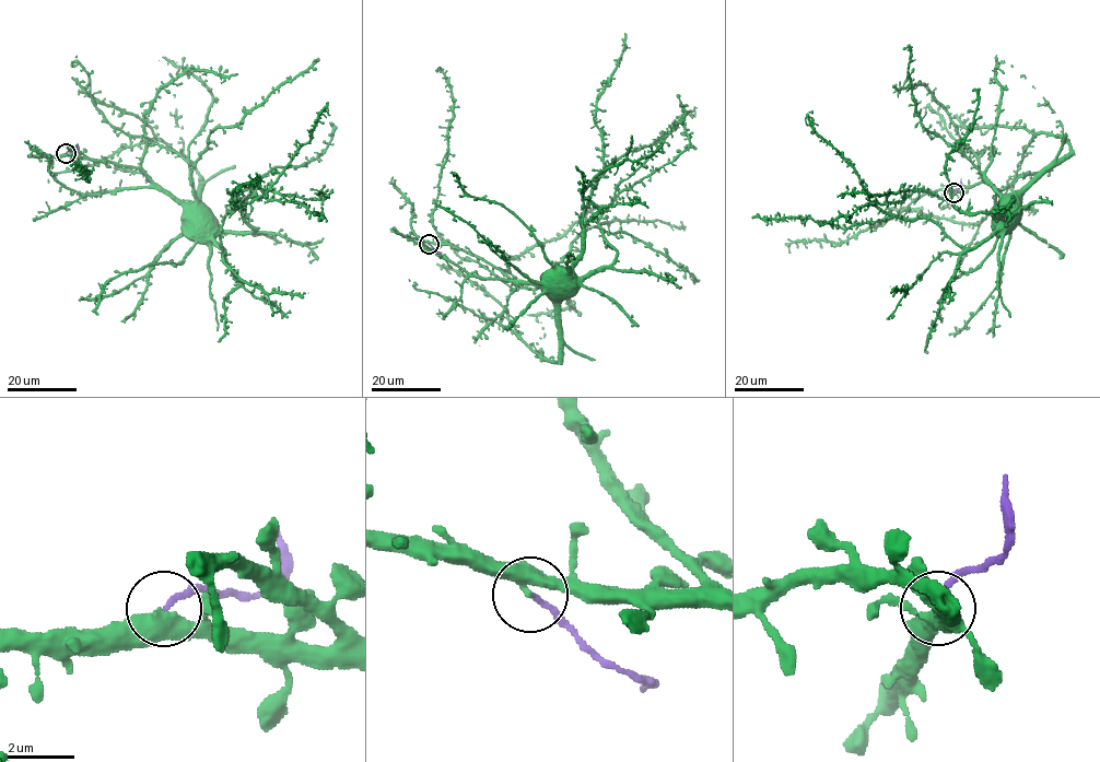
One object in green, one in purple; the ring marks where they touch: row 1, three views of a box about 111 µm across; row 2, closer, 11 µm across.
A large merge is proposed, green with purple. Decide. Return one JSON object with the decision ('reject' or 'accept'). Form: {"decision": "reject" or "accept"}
{"decision": "reject"}

